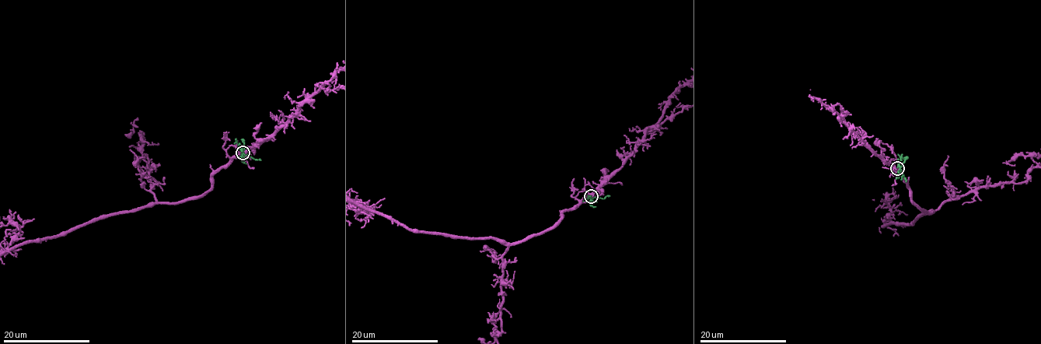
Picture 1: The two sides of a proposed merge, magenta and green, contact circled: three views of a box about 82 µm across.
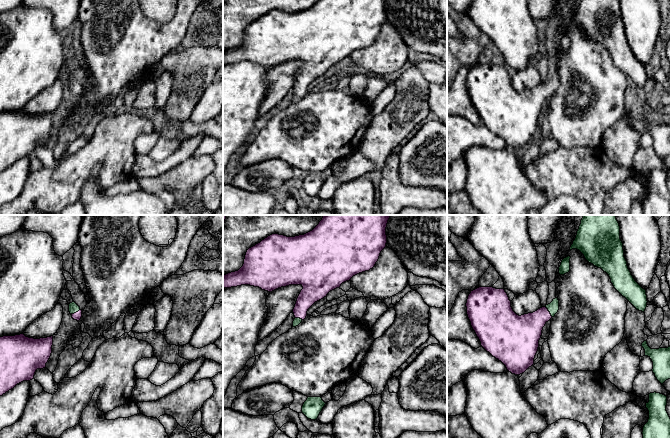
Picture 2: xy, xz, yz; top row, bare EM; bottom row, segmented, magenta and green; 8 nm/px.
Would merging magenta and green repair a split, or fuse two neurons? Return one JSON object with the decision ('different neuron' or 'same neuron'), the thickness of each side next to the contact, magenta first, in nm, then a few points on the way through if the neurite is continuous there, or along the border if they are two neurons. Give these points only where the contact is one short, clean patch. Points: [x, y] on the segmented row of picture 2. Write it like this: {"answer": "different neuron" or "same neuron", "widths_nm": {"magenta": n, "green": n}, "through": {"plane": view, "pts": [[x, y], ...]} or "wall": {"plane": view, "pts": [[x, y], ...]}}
{"answer": "same neuron", "widths_nm": {"magenta": 260, "green": 90}, "through": {"plane": "yz", "pts": [[525, 331], [542, 315], [549, 312], [553, 307]]}}

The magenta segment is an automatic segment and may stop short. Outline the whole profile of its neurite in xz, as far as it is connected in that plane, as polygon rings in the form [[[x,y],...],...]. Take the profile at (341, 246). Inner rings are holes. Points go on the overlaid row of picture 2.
[[[324,215],[319,224],[310,232],[295,237],[272,234],[246,252],[243,266],[235,272],[223,276],[223,289],[250,285],[272,292],[289,285],[301,285],[301,290],[293,313],[293,326],[298,326],[307,316],[308,309],[327,294],[340,288],[341,284],[351,280],[359,273],[372,269],[386,247],[386,227],[390,215]]]

